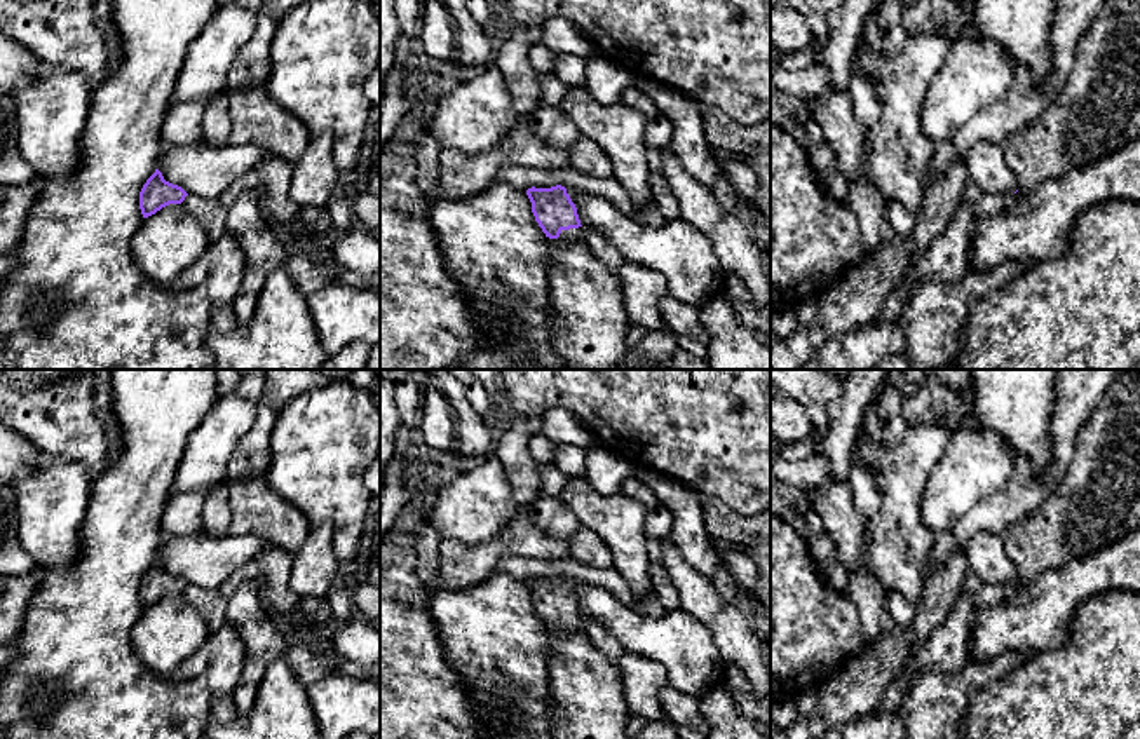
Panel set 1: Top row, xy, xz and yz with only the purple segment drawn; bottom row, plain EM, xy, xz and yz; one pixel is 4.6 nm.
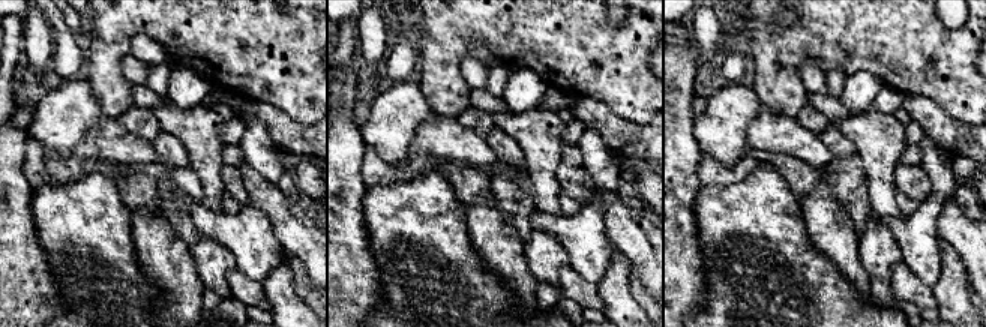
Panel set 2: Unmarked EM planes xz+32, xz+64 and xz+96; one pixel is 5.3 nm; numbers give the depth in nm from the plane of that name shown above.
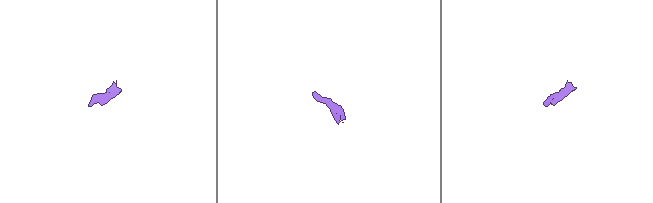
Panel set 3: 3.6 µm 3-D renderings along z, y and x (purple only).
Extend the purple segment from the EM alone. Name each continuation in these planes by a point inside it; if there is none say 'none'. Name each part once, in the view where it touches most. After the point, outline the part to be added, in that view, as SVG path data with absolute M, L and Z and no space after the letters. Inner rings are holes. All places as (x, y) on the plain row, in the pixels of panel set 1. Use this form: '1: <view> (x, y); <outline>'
1: xz (570, 626); M582 617L579 619L570 619L570 620L561 620L560 627L558 627L560 634L573 634L573 633L586 633L584 631L584 622Z

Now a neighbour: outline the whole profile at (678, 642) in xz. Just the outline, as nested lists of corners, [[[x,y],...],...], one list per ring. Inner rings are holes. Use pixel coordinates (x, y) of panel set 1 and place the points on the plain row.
[[[567,577],[567,584],[577,598],[582,617],[591,617],[605,626],[626,648],[659,662],[668,673],[668,685],[687,695],[701,695],[713,683],[722,681],[725,662],[722,661],[706,626],[682,607],[668,610],[654,619],[617,600],[608,589]]]

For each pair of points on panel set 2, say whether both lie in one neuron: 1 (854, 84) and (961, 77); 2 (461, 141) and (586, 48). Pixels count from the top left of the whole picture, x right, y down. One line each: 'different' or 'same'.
1: different
2: different

